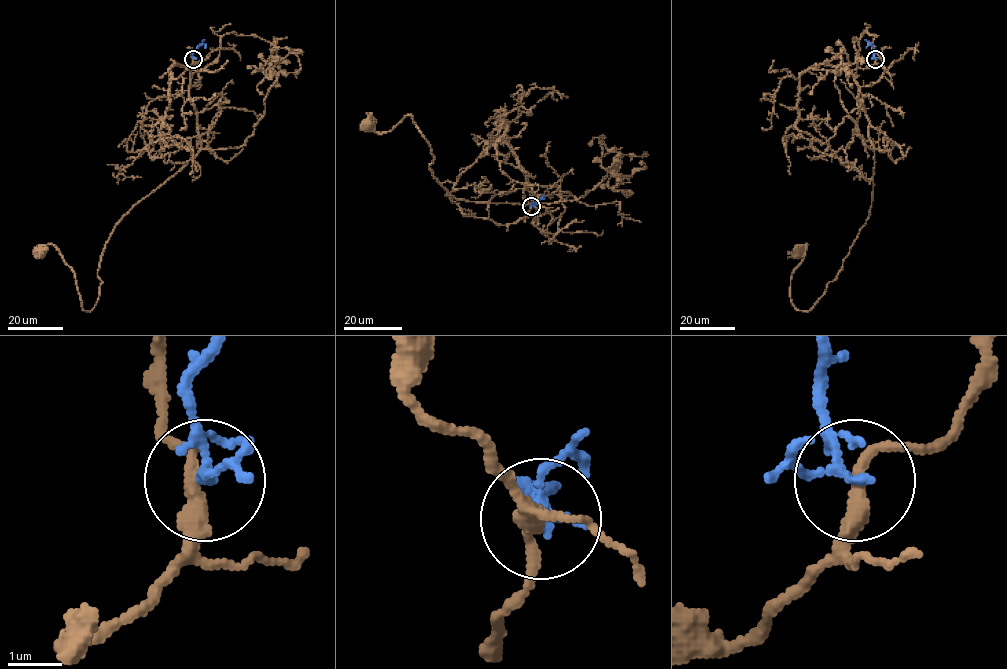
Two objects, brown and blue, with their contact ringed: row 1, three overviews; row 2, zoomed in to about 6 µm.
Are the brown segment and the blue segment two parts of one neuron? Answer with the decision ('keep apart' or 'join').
keep apart

